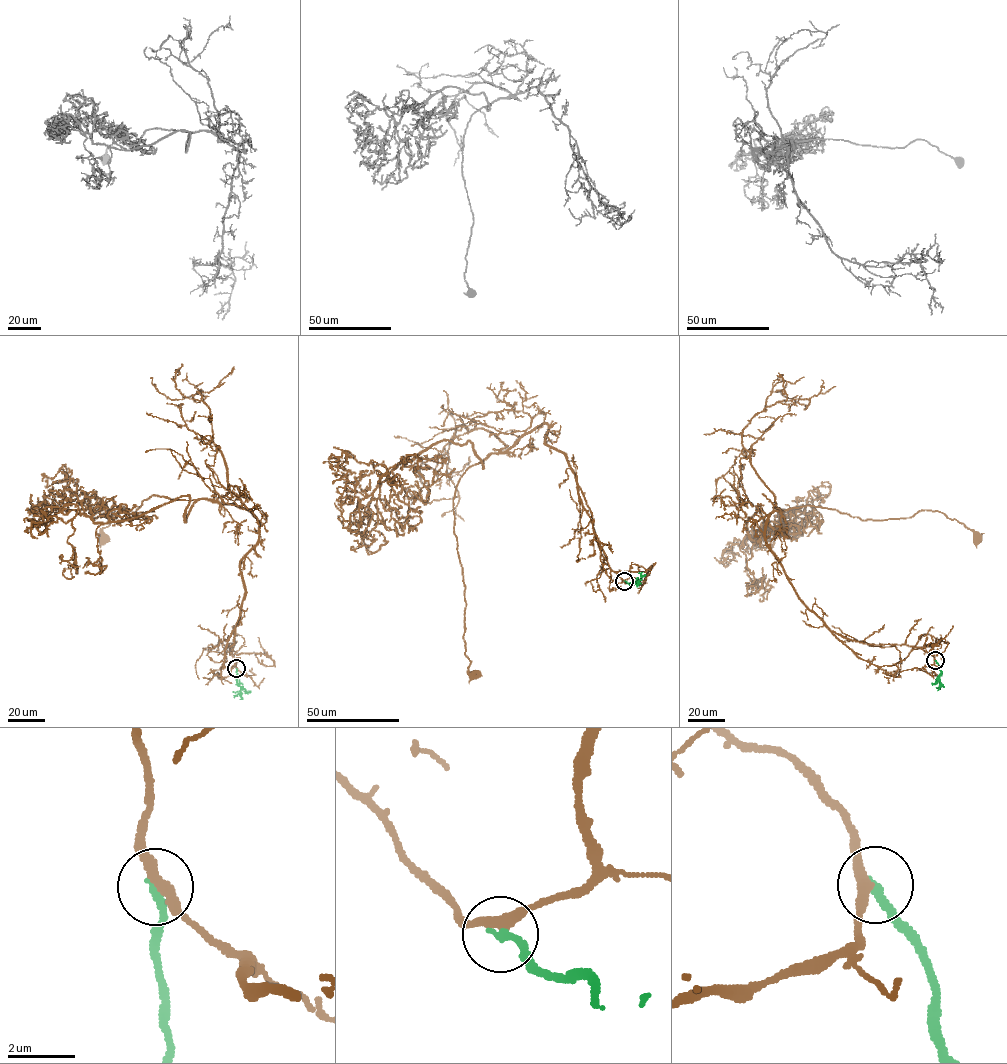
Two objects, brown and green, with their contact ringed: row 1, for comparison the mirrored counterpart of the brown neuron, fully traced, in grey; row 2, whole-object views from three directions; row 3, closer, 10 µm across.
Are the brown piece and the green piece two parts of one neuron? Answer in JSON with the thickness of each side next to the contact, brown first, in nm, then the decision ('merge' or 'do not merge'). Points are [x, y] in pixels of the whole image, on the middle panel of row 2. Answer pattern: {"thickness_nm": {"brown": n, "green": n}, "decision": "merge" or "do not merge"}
{"thickness_nm": {"brown": 320, "green": 260}, "decision": "do not merge"}

